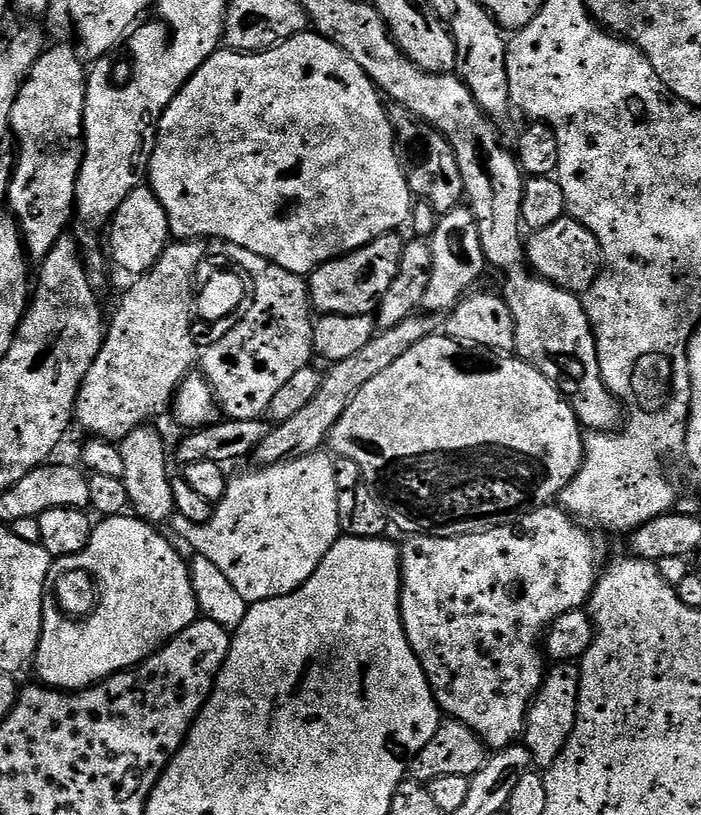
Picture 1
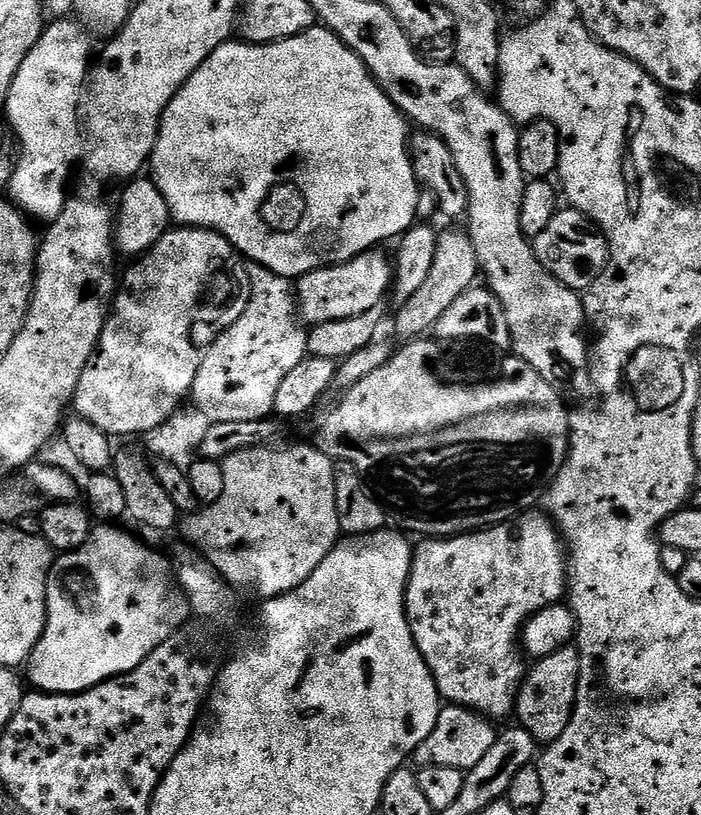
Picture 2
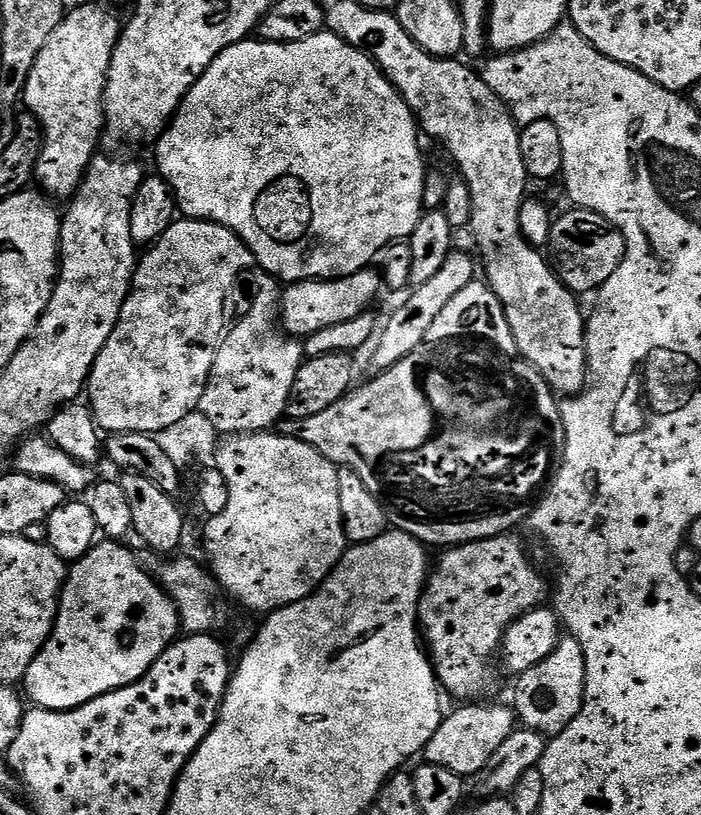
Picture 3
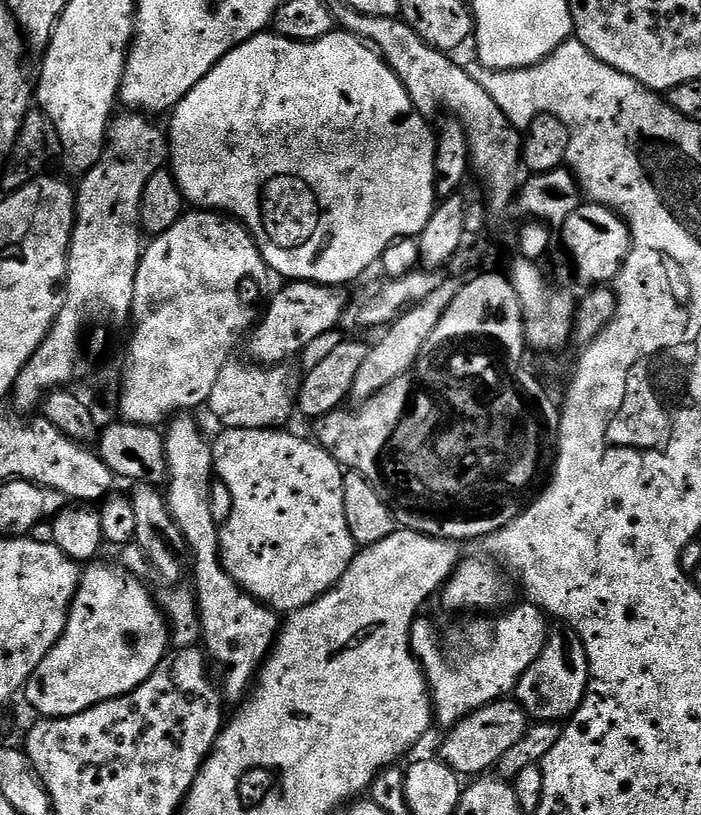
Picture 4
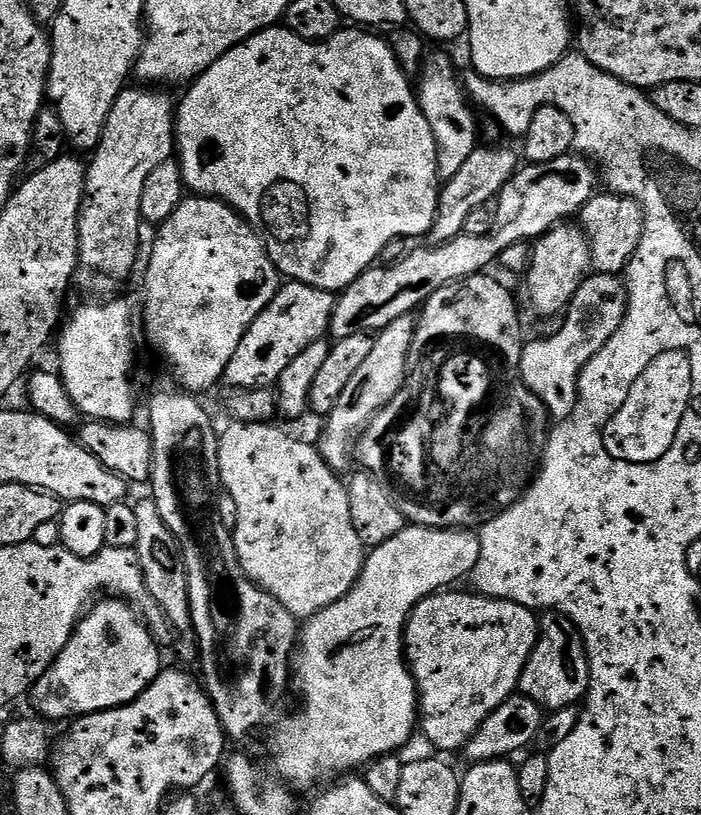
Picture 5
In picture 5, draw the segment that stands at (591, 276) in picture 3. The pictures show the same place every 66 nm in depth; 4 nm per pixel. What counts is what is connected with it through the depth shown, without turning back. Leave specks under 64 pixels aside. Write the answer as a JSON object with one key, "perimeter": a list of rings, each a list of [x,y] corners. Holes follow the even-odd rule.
{"perimeter":[[[607,190],[594,194],[578,213],[578,227],[588,239],[592,268],[606,276],[616,276],[627,269],[632,255],[638,250],[644,233],[644,211],[634,198],[617,196]]]}

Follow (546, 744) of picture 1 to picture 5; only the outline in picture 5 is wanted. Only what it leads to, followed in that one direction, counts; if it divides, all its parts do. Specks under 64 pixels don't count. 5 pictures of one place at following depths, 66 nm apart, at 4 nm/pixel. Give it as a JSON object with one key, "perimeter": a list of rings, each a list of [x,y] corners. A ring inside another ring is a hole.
{"perimeter":[[[545,611],[539,617],[540,636],[520,675],[519,695],[530,698],[549,713],[579,705],[588,694],[588,655],[580,631],[561,612]]]}

